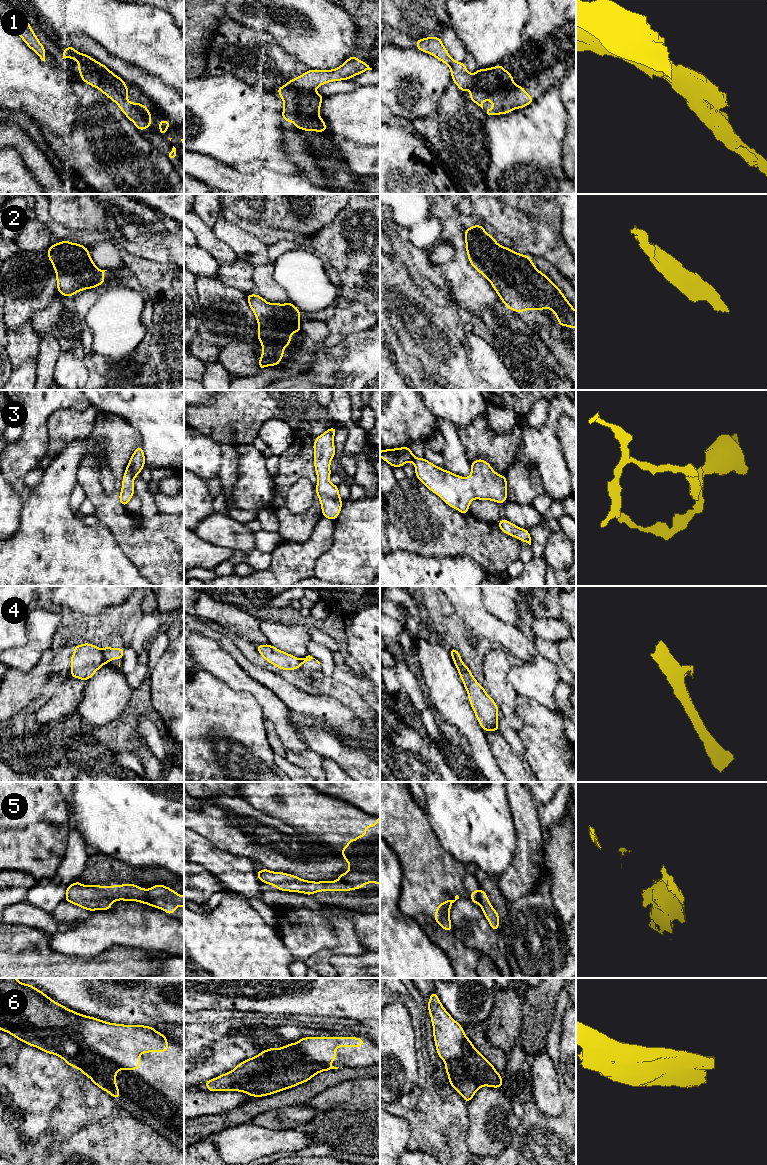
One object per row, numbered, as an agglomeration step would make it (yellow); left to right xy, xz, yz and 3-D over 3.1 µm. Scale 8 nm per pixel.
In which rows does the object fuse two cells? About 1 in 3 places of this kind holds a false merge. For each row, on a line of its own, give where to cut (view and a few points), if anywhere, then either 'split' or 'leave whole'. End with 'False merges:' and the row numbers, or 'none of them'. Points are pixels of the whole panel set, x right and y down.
1: cut in xz along (284, 85), (292, 85), (314, 91); split
2: no cut; leave whole
3: no cut; leave whole
4: cut in xy along (101, 650), (106, 662); split
5: cut in xy along (146, 890), (148, 904); split
6: cut in xy along (0, 994), (26, 1021), (70, 1027), (123, 1068); split
False merges: 1, 4, 5, 6

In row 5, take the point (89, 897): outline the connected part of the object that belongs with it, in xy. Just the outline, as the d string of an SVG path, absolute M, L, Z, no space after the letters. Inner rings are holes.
M79 880L69 885L65 892L65 901L88 911L110 910L112 903L119 900L143 904L148 901L147 890L136 884L82 885Z

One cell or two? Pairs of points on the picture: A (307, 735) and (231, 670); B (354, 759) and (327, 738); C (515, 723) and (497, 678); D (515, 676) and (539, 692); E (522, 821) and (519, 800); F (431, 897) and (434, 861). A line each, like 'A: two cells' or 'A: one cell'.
A: two cells
B: one cell
C: one cell
D: one cell
E: one cell
F: one cell

